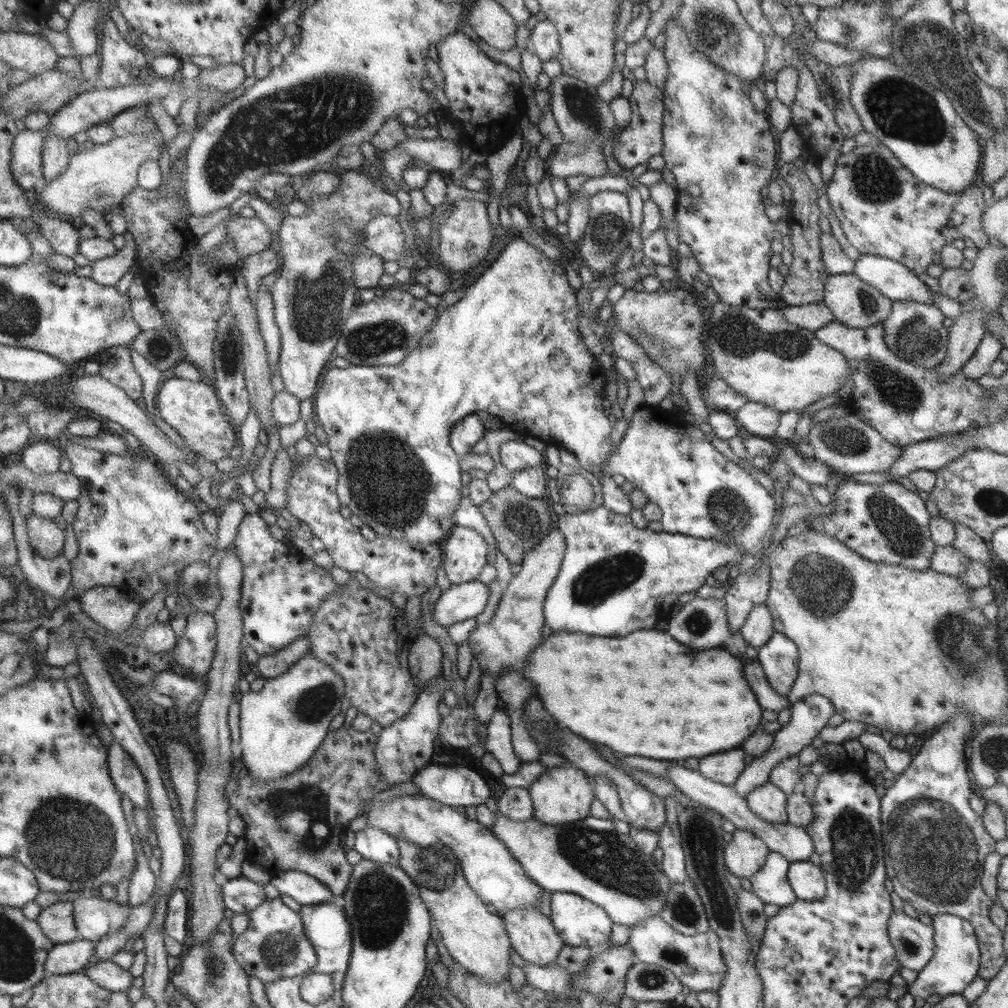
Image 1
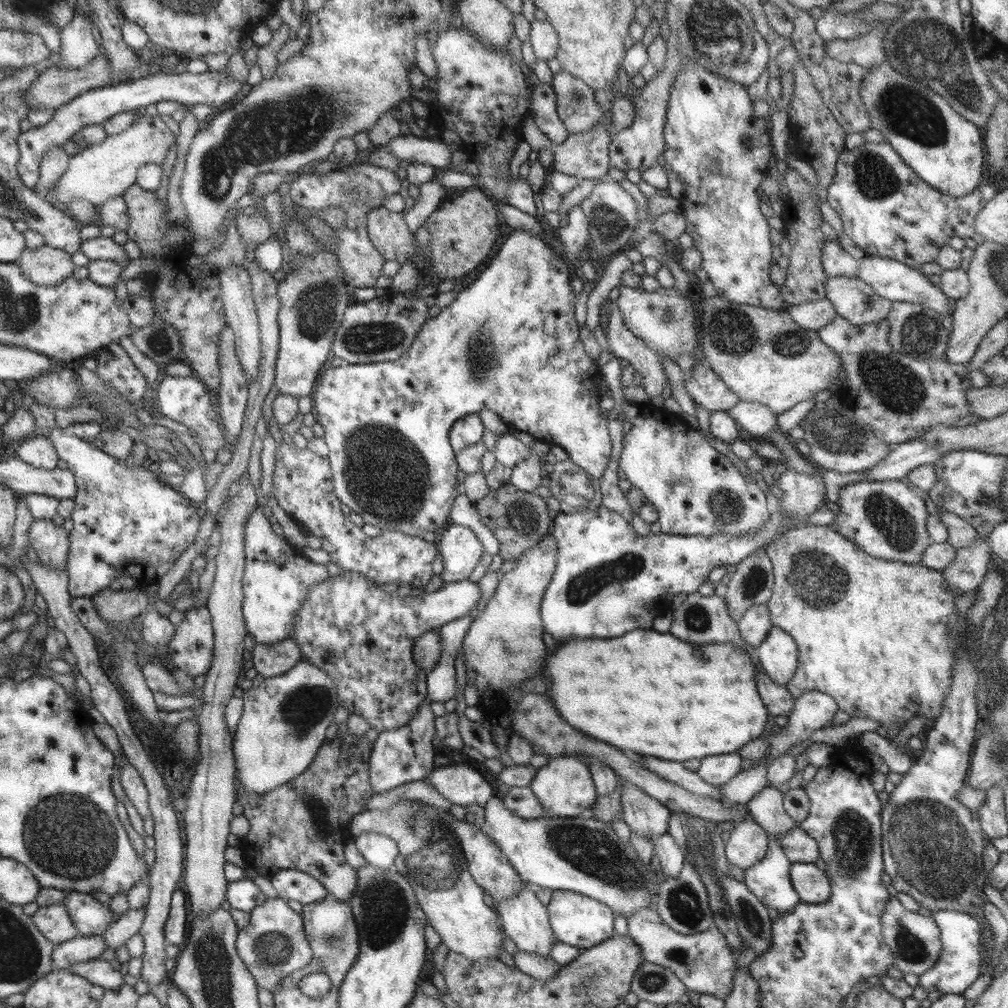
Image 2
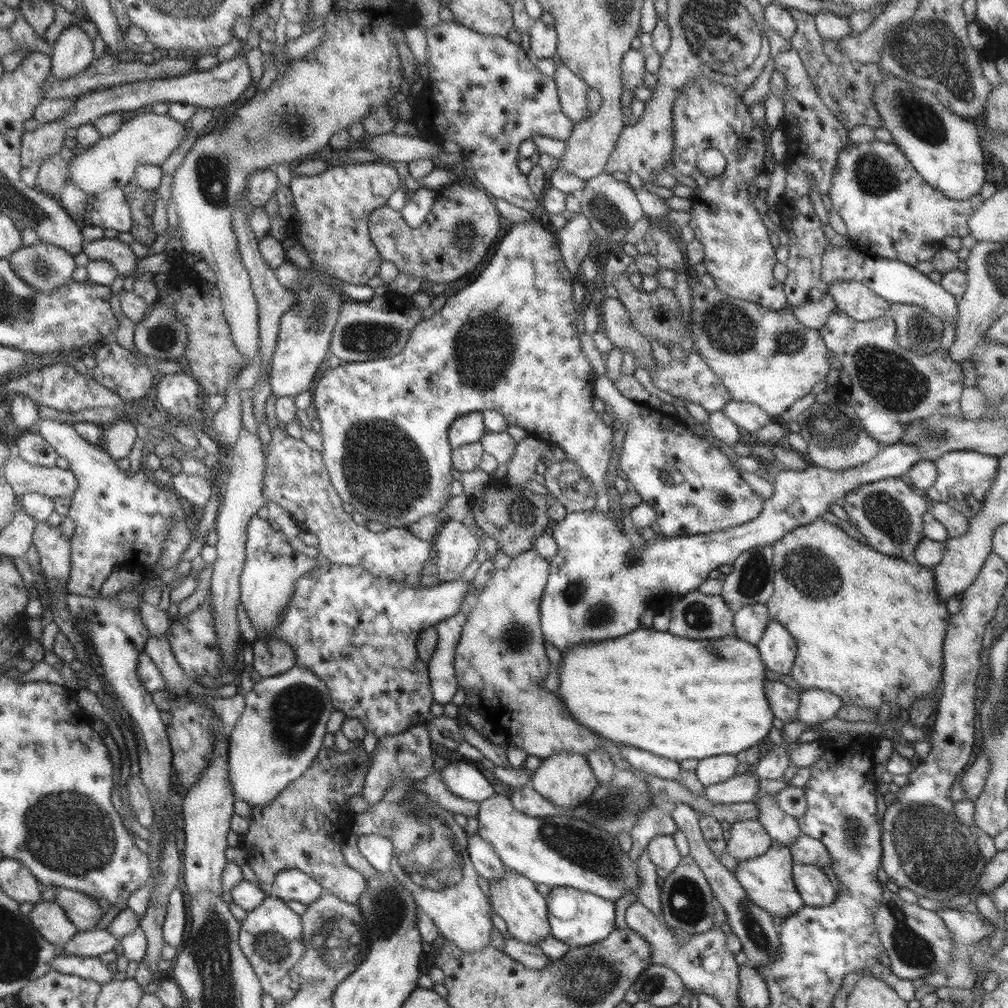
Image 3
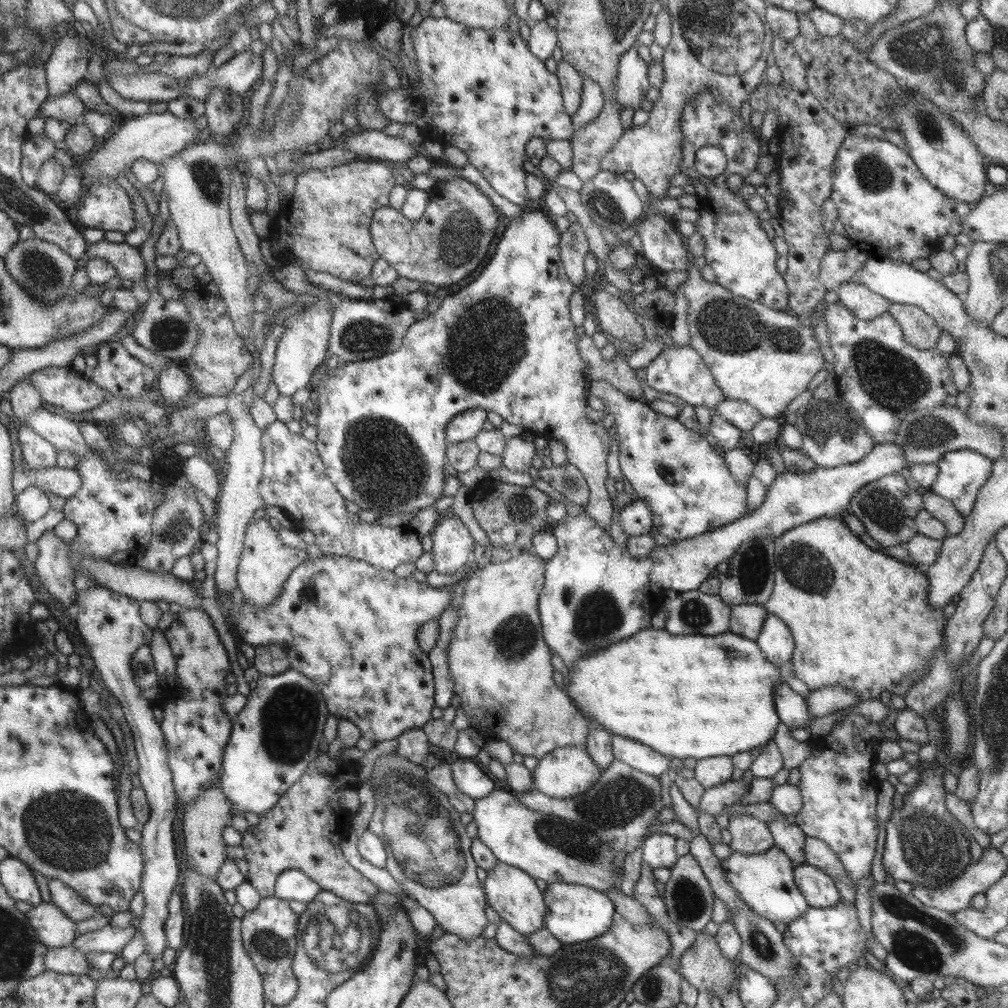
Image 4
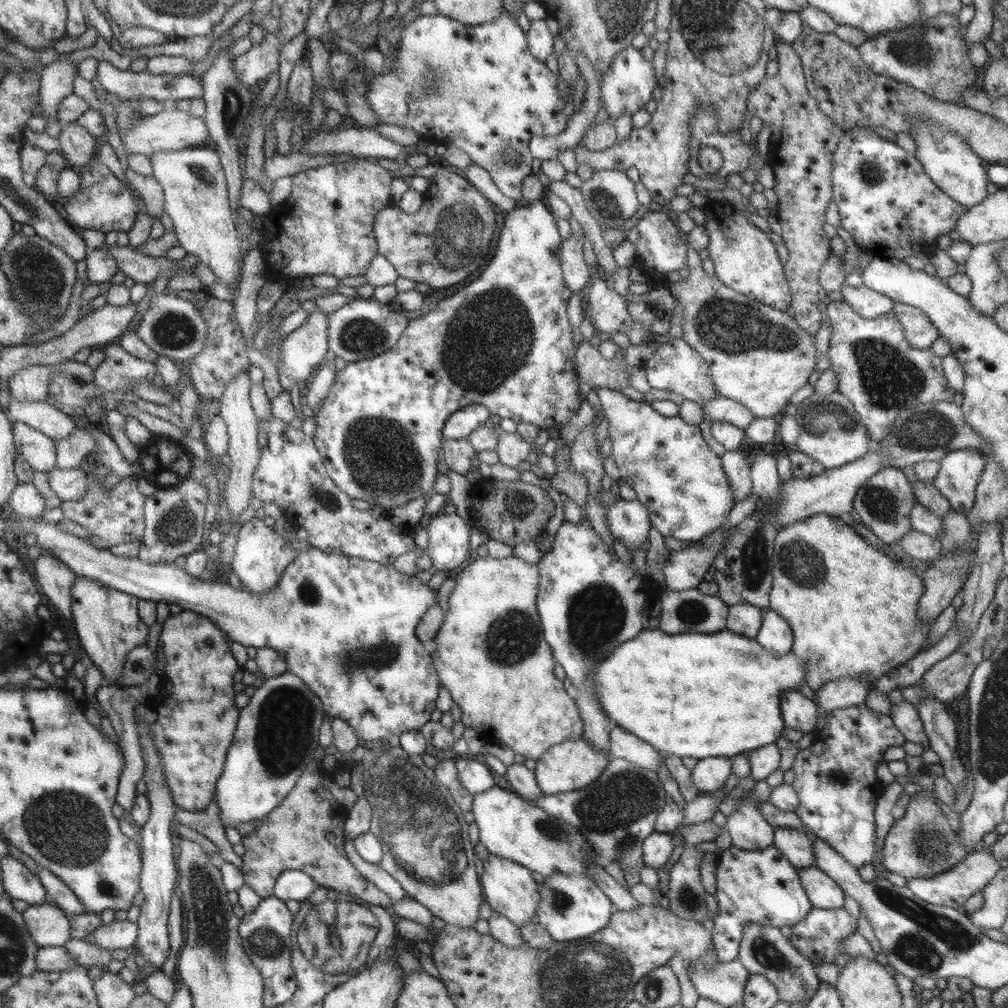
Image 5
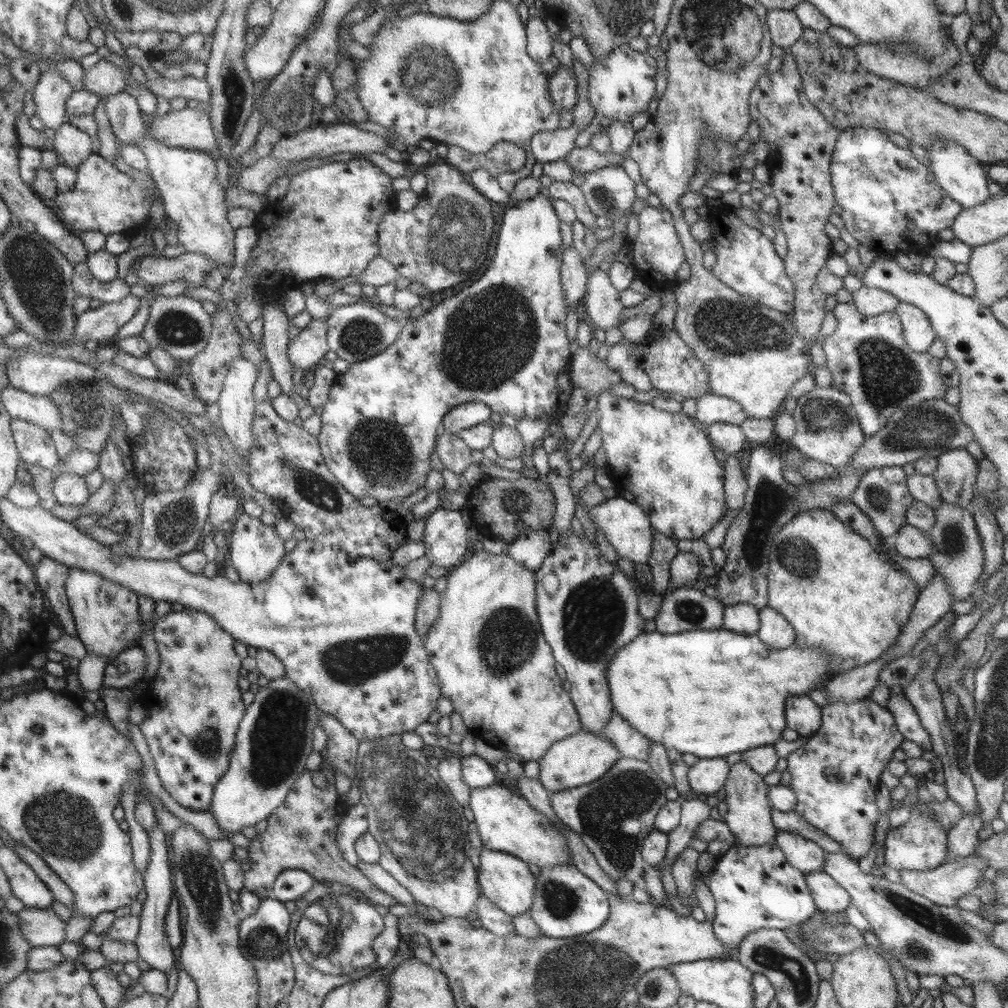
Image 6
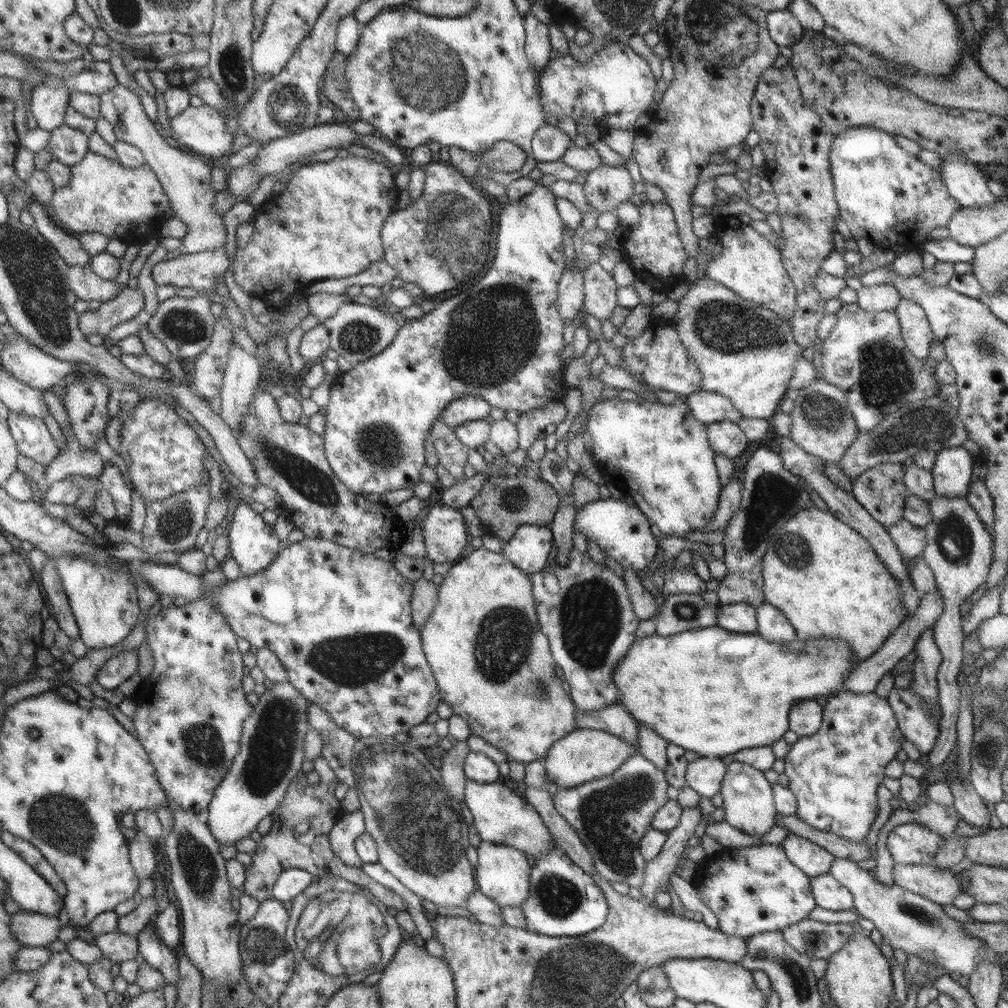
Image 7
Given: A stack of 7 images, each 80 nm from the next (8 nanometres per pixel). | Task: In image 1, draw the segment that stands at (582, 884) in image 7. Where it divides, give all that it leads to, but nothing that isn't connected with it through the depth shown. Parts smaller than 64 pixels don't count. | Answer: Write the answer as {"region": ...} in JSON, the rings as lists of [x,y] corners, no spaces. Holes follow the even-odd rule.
{"region":[[[569,892],[550,893],[551,922],[555,927],[555,932],[565,945],[568,946],[587,946],[590,954],[601,953],[610,944],[611,940],[611,919],[607,913],[596,904],[581,898],[578,894]]]}

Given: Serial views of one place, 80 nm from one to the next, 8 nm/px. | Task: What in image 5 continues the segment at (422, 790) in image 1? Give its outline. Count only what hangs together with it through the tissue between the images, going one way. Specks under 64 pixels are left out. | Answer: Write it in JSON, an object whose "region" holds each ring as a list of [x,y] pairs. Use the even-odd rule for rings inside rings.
{"region":[[[460,758],[453,761],[461,786],[472,796],[481,794],[494,785],[491,770],[484,762]]]}

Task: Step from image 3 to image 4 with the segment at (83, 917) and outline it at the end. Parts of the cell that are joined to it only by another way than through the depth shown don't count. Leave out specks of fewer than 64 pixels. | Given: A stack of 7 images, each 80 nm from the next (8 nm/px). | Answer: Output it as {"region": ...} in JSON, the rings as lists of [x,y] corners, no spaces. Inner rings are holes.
{"region":[[[47,878],[50,902],[65,913],[74,923],[93,918],[98,907],[90,905],[85,898],[63,884],[60,880]]]}

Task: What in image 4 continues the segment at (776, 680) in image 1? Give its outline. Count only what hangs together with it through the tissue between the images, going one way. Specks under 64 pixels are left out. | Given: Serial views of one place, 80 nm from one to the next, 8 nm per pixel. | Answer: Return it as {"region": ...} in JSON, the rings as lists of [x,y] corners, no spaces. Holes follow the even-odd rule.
{"region":[[[768,614],[766,616],[755,641],[772,665],[785,667],[789,665],[794,649],[794,640],[785,623],[775,615]]]}

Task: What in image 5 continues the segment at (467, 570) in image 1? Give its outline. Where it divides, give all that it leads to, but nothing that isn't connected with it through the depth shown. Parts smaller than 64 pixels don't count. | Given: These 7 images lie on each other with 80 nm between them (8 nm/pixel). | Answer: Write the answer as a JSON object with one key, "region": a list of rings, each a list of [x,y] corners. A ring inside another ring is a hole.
{"region":[[[438,512],[424,525],[424,529],[427,532],[427,547],[423,554],[431,558],[435,572],[448,573],[461,566],[471,553],[470,528],[456,512]]]}

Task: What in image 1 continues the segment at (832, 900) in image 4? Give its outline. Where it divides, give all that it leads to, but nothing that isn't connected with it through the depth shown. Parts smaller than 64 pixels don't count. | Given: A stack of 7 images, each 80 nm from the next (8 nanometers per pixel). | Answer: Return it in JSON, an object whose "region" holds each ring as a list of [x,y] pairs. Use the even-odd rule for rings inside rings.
{"region":[[[808,860],[790,862],[786,877],[797,901],[819,900],[825,894],[826,884],[822,870]]]}

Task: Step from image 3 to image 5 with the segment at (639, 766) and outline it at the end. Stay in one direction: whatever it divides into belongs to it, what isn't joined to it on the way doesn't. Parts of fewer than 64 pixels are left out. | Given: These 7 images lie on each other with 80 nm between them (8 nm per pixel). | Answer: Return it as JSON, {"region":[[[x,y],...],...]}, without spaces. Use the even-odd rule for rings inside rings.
{"region":[[[617,726],[609,731],[607,742],[610,756],[626,760],[643,770],[657,770],[664,759],[653,746]]]}

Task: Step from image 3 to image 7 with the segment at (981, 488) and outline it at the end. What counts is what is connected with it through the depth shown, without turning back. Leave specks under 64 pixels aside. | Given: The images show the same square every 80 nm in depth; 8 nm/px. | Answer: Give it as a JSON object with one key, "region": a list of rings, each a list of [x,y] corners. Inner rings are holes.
{"region":[[[962,446],[940,449],[930,471],[935,494],[947,498],[965,498],[973,476],[973,465],[973,456]]]}

